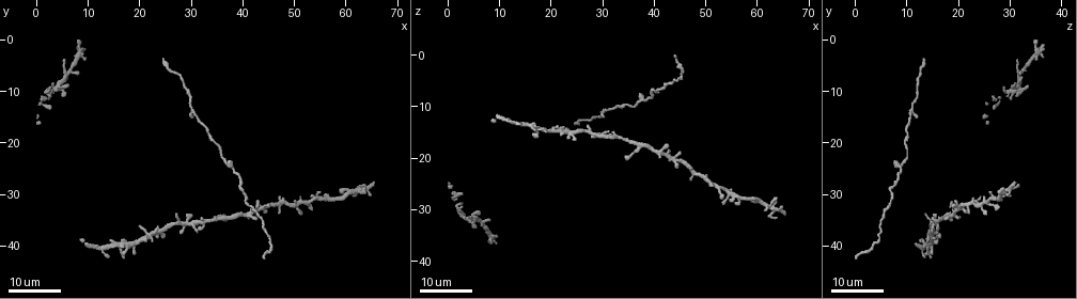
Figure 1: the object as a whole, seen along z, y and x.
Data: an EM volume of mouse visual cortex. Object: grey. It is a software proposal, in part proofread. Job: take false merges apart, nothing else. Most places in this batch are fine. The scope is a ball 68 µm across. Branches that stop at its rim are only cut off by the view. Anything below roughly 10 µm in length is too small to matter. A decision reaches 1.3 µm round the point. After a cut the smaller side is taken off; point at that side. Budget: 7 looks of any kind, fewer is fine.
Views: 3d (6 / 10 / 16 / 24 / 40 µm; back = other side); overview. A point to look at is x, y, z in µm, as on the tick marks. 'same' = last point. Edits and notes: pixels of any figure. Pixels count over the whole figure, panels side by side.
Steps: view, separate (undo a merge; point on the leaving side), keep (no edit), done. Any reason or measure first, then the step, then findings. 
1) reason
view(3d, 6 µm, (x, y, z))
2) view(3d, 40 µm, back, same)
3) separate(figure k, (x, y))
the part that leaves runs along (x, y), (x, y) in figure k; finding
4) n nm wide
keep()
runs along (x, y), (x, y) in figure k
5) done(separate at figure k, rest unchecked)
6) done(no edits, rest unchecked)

view(3d, 16 µm, (60.0, 30.0, 28.0))

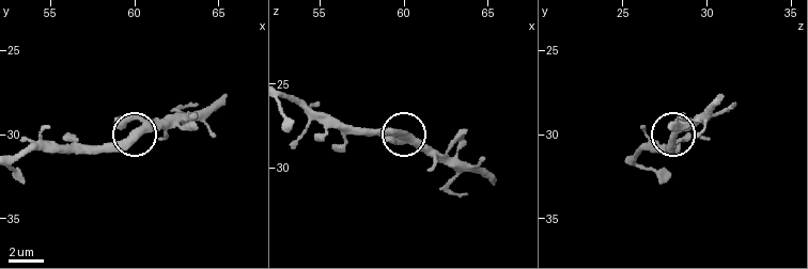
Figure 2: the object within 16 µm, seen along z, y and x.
view(3d, 10 µm, (59.9, 30.3, 28.1))

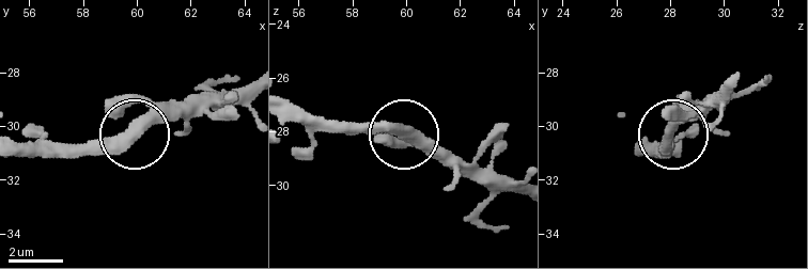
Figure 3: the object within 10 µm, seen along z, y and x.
view(3d, 6 µm, (59.9, 30.3, 27.9))

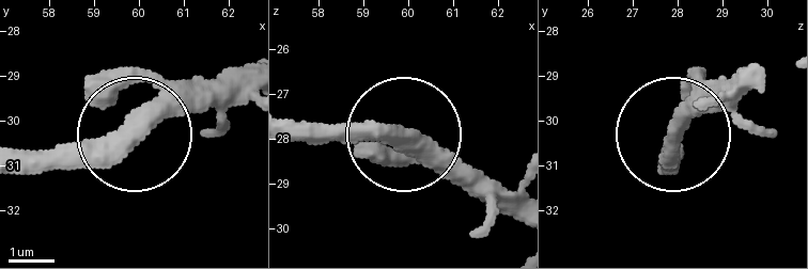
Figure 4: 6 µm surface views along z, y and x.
keep()
runs along (289, 123), (404, 130), (480, 200) in figure 4; one neuron here

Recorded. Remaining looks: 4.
view(3d, 24 µm, (38.5, 34.5, 18.0))

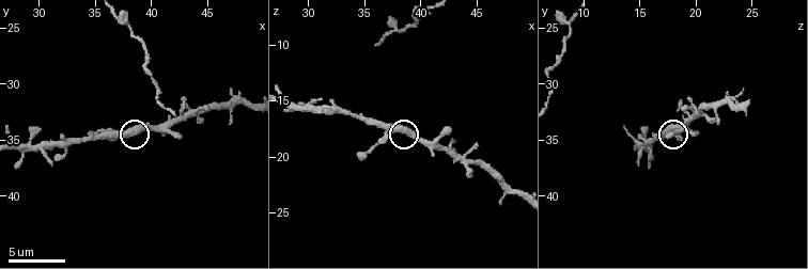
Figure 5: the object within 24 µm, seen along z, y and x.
closer look
view(3d, 6 µm, (38.2, 34.4, 17.4))

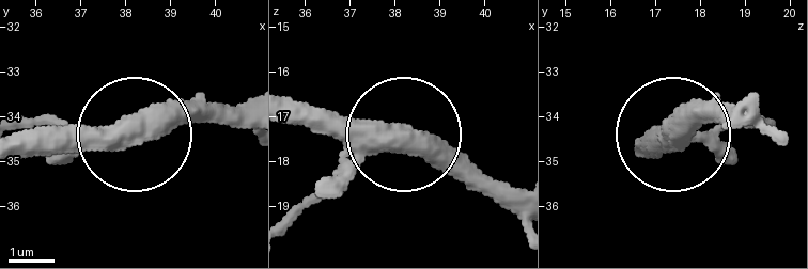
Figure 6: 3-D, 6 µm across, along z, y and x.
keep()
all the same neuron

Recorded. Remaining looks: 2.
thick turns thin
view(3d, 24 µm, (24.5, 3.5, 13.0))

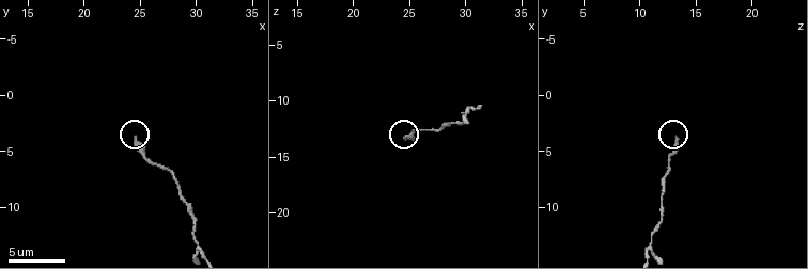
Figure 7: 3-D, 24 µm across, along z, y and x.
view(3d, 6 µm, (24.6, 4.0, 13.2))

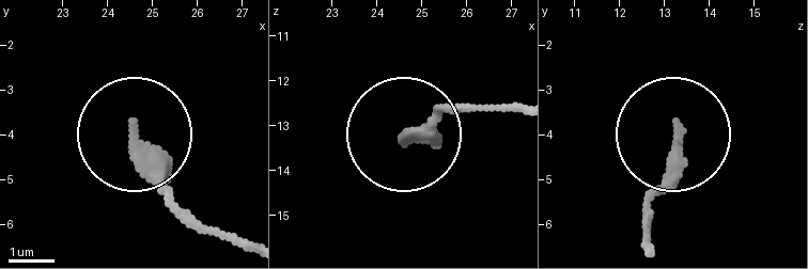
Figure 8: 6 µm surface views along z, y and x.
280 nm wide
keep()
runs along (643, 249), (678, 142) in figure 8; all the same neuron

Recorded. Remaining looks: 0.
done(no edits, rest unchecked)

